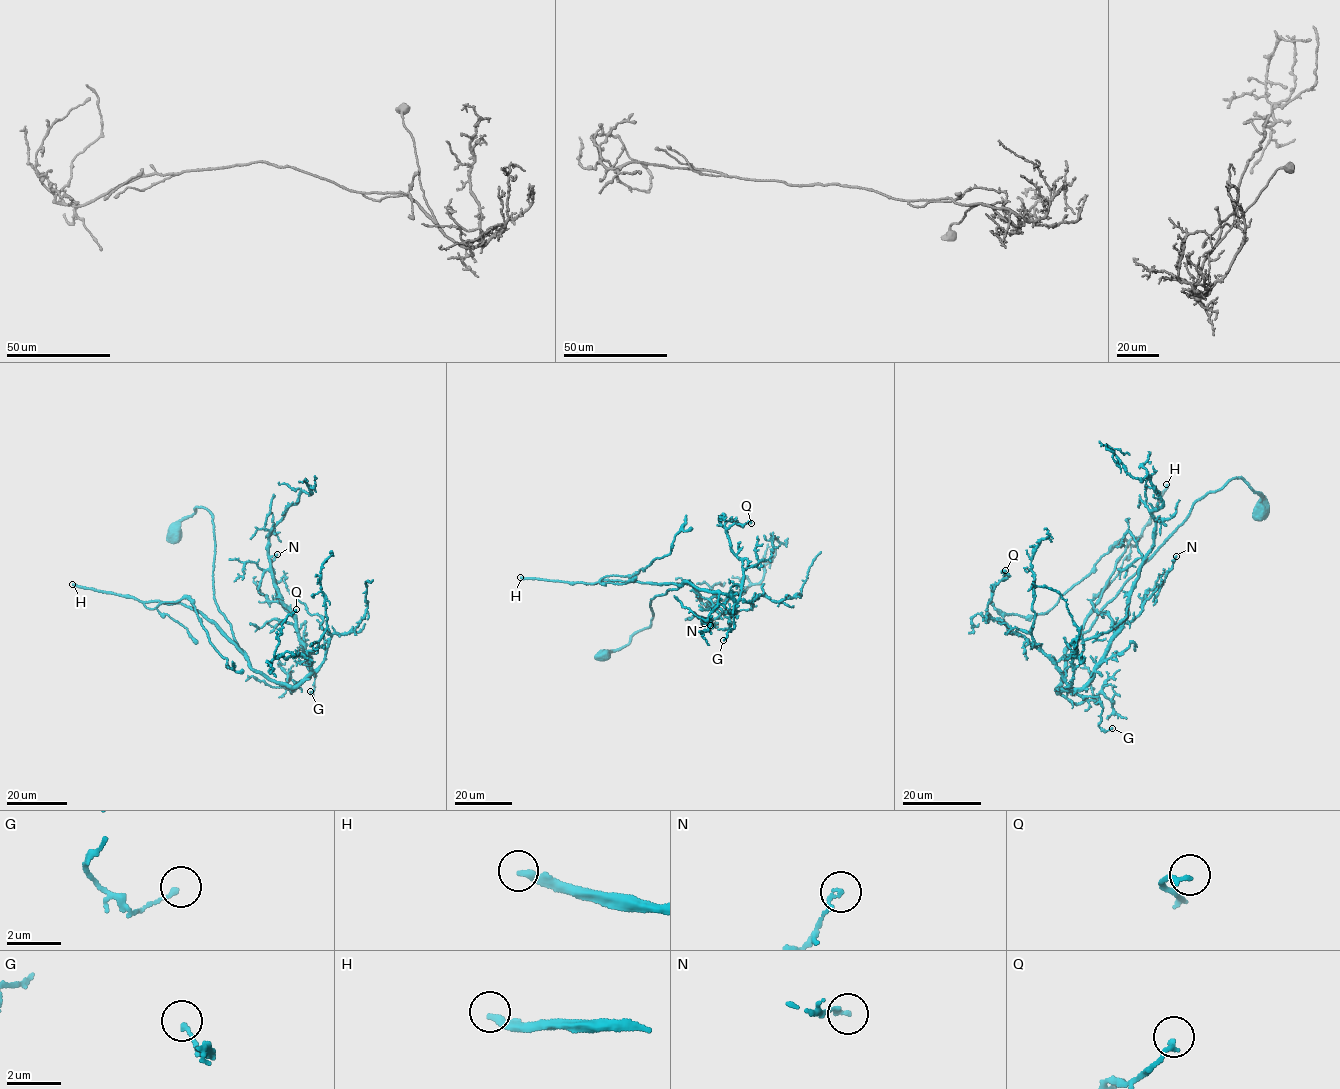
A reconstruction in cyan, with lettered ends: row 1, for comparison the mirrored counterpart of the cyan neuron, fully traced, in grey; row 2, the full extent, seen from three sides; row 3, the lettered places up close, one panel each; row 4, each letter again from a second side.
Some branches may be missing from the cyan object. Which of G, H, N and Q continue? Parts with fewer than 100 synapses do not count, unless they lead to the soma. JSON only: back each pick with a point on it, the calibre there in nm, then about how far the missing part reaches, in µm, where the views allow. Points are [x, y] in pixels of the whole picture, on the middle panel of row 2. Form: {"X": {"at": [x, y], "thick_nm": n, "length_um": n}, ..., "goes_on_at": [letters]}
{"H": {"at": [520, 577], "thick_nm": 280, "length_um": 250}, "goes_on_at": ["H"]}

